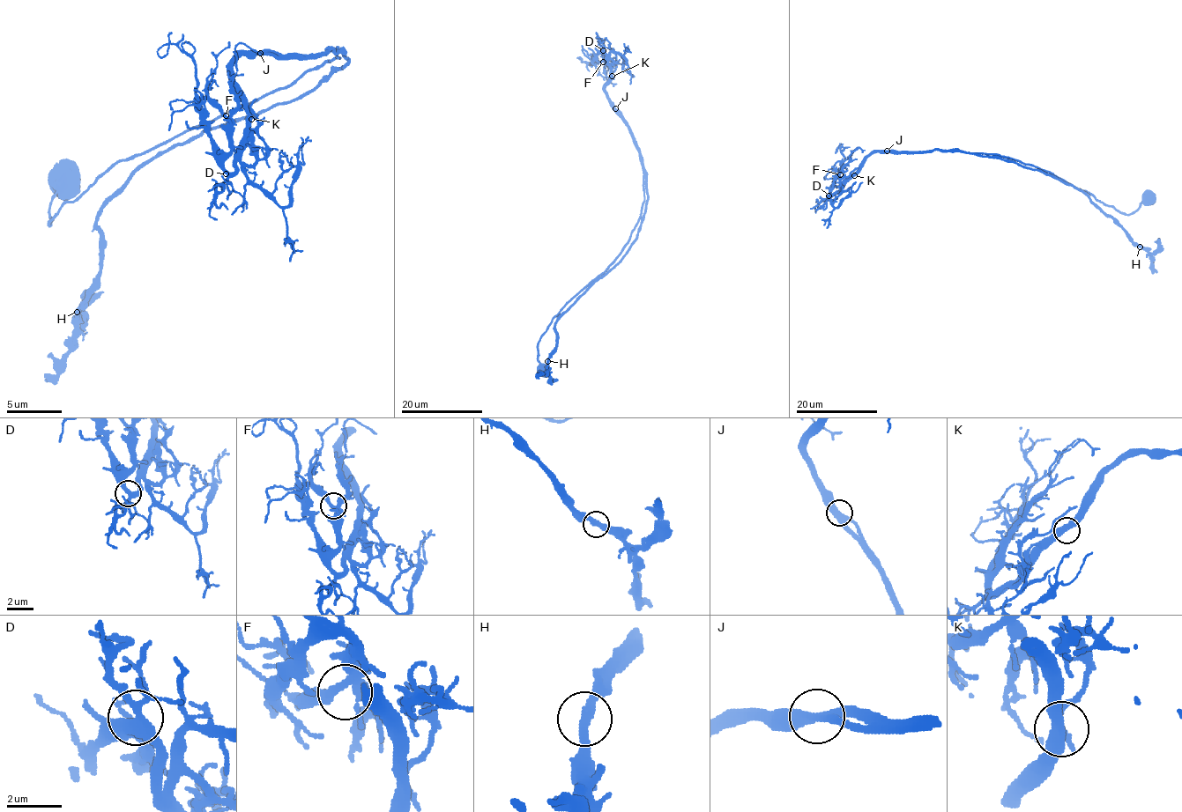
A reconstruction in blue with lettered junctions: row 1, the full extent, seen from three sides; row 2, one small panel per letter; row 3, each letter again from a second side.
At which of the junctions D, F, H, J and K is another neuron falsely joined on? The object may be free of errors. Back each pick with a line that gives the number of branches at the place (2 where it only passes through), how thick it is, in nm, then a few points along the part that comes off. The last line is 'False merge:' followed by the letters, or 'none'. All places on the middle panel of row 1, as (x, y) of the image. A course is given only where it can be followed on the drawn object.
False merge: none

